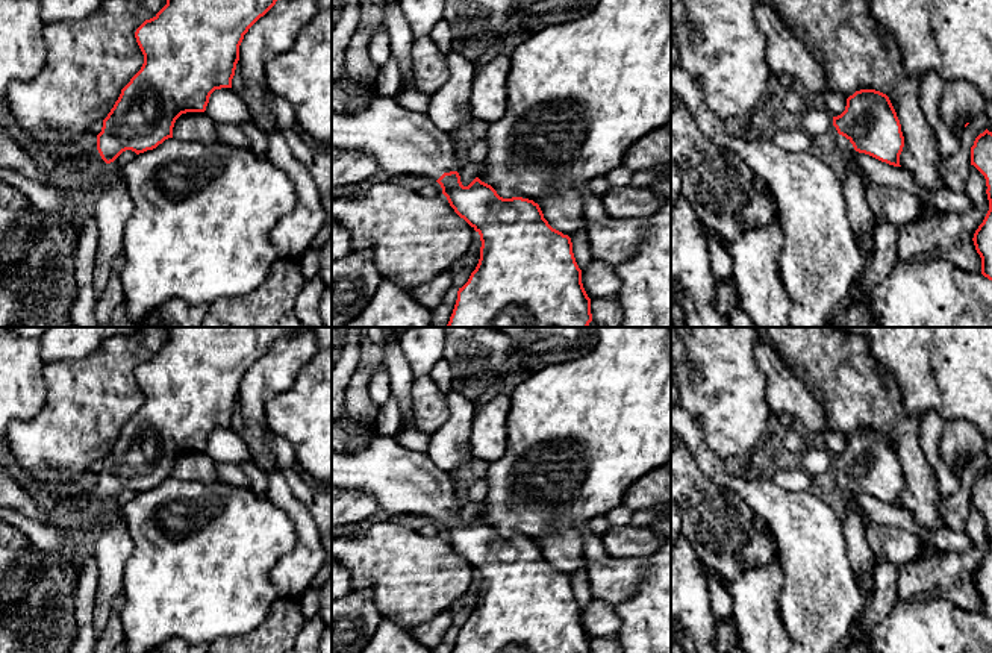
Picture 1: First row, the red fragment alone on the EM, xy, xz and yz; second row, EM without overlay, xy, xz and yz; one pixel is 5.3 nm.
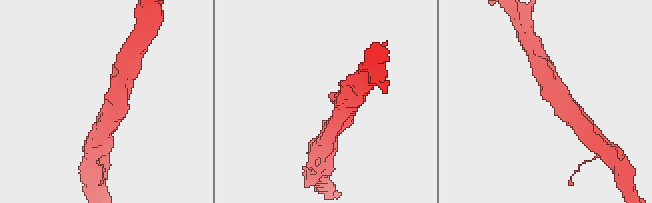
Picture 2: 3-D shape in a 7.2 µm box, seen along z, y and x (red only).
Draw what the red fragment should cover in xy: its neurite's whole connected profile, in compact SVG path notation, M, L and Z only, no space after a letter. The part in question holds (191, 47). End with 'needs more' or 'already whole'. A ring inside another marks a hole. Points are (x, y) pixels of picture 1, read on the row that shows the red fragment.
M167 0L167 5L135 32L144 64L121 89L118 100L103 120L97 148L85 158L64 161L59 173L73 176L98 161L111 164L126 150L139 155L173 138L174 123L182 114L204 112L215 89L232 88L244 35L276 2Z; needs more

